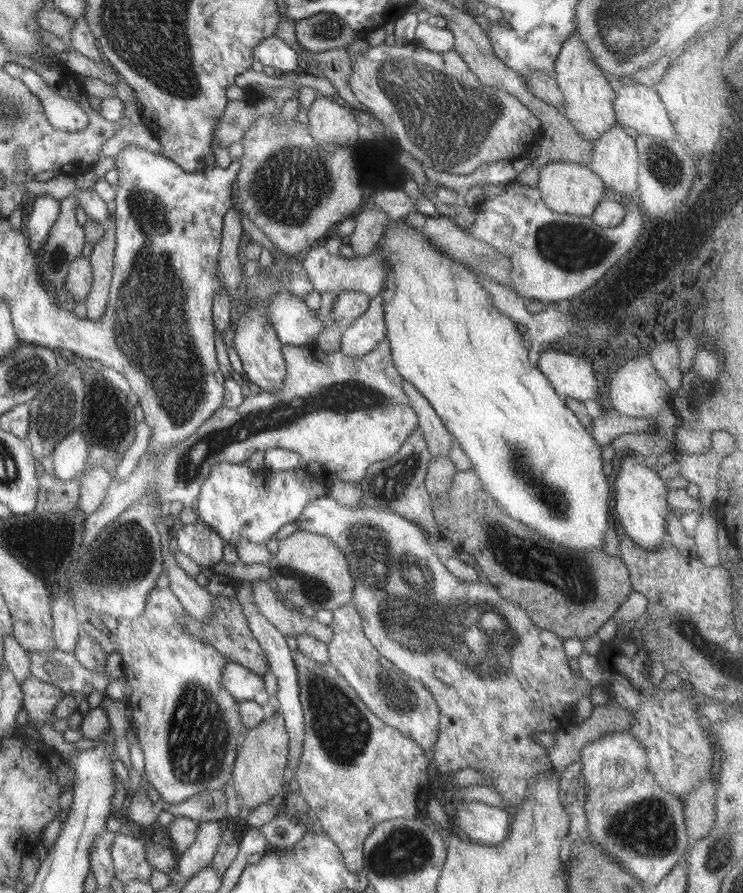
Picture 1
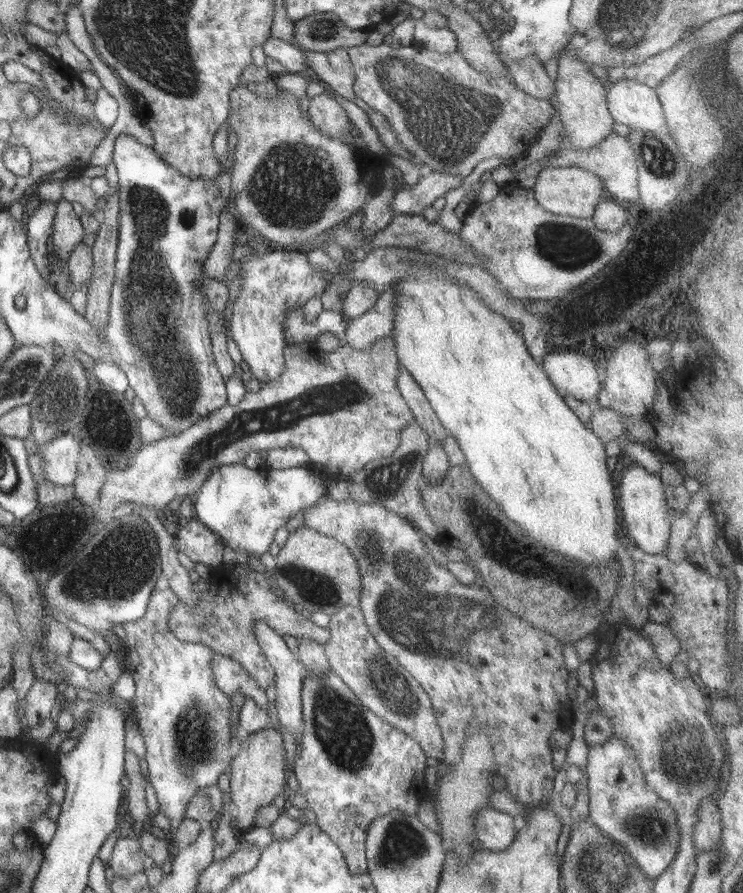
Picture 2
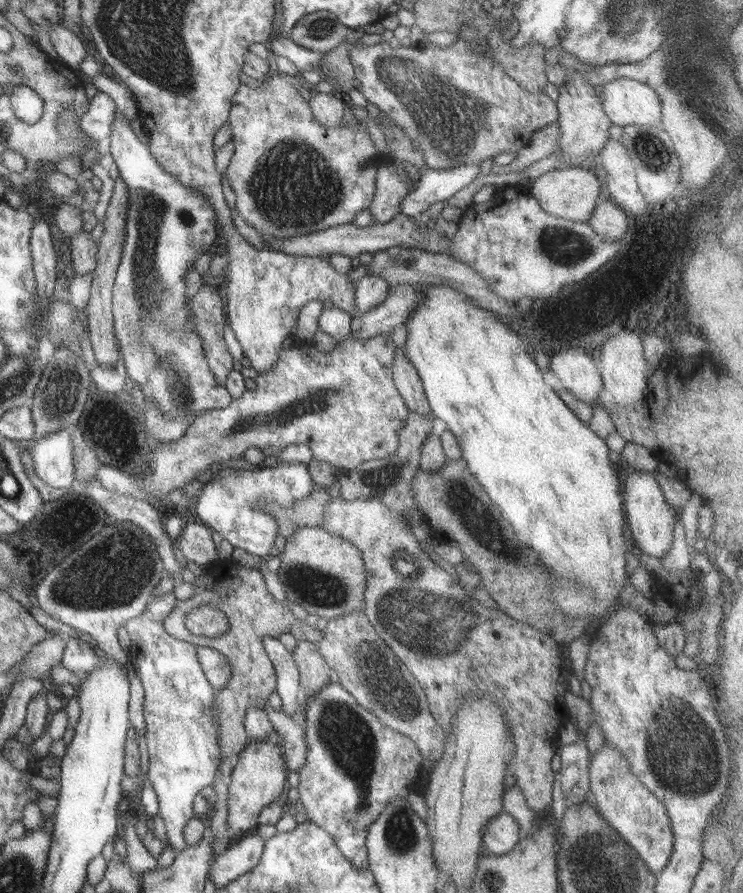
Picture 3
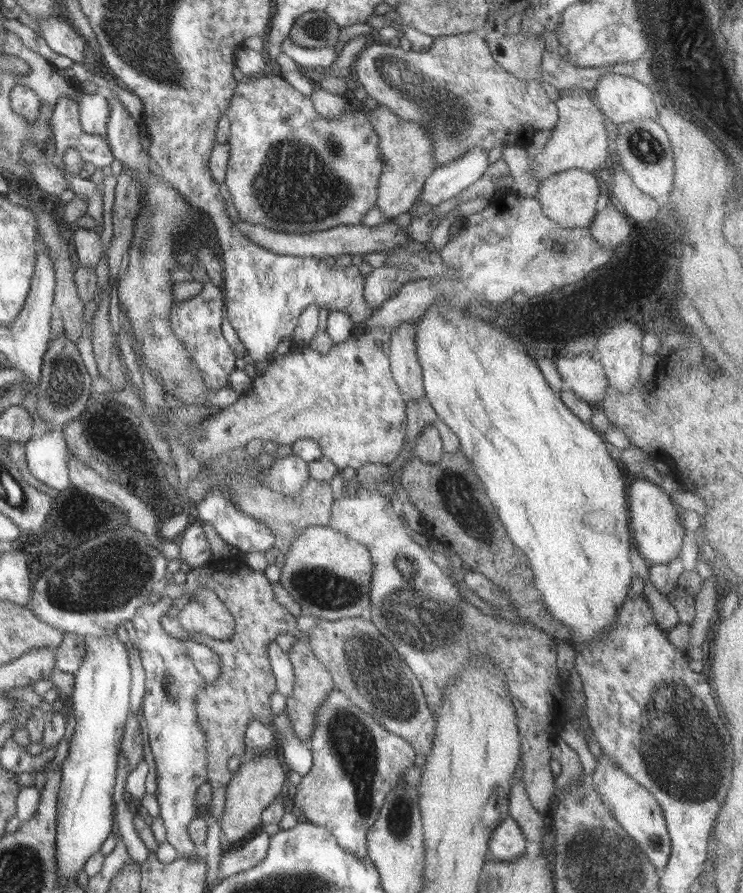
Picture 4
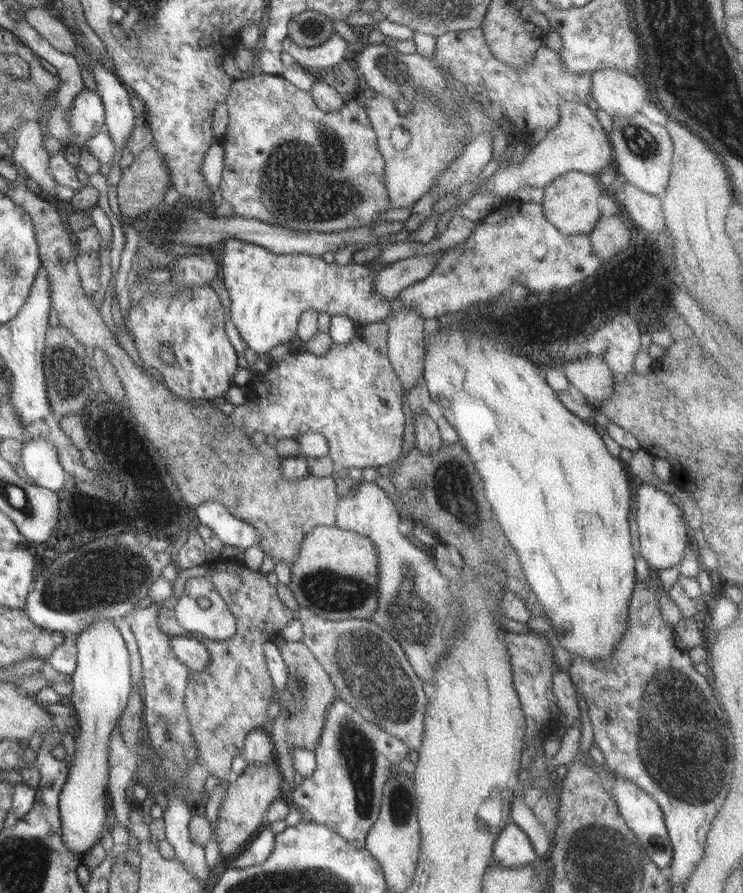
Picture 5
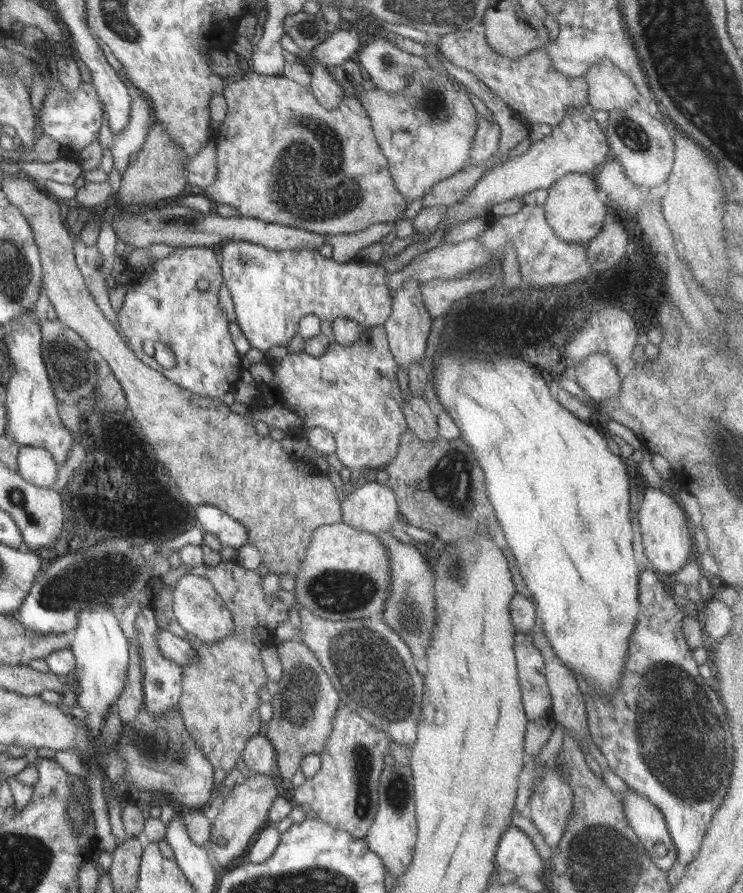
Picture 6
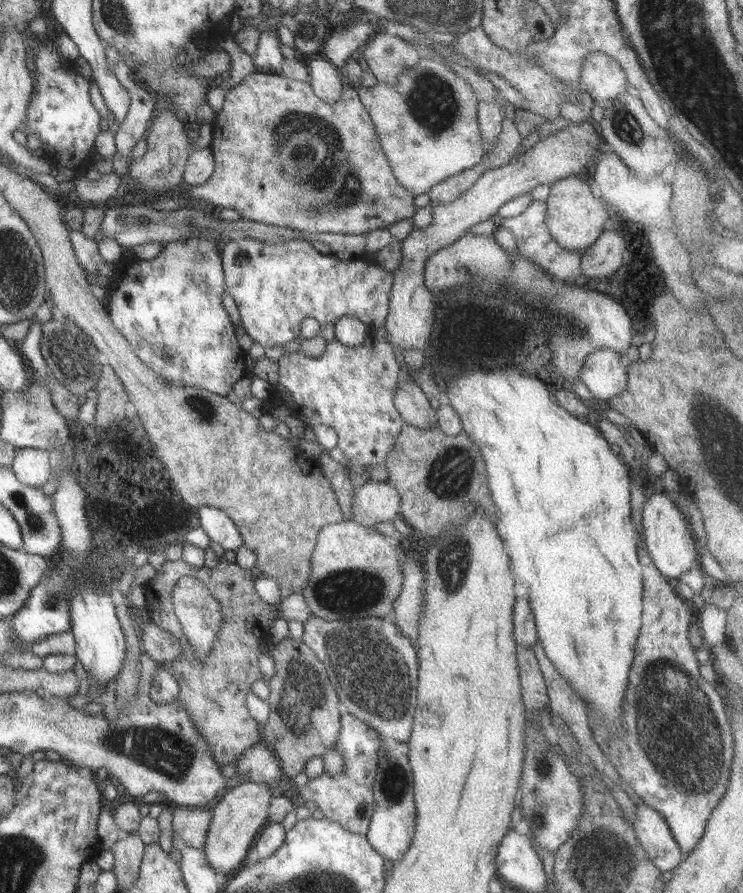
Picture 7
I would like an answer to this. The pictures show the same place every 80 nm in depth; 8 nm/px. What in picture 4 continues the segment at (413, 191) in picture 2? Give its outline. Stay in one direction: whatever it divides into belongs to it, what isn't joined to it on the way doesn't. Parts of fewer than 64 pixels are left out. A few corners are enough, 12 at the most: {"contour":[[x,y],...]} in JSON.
{"contour":[[484,149],[436,167],[414,206],[437,206],[488,168]]}

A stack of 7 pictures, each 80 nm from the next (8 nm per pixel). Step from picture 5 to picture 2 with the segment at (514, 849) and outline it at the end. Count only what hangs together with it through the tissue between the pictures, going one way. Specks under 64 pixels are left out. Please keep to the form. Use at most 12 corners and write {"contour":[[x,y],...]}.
{"contour":[[492,807],[475,814],[477,845],[507,849],[517,835],[514,817]]}

